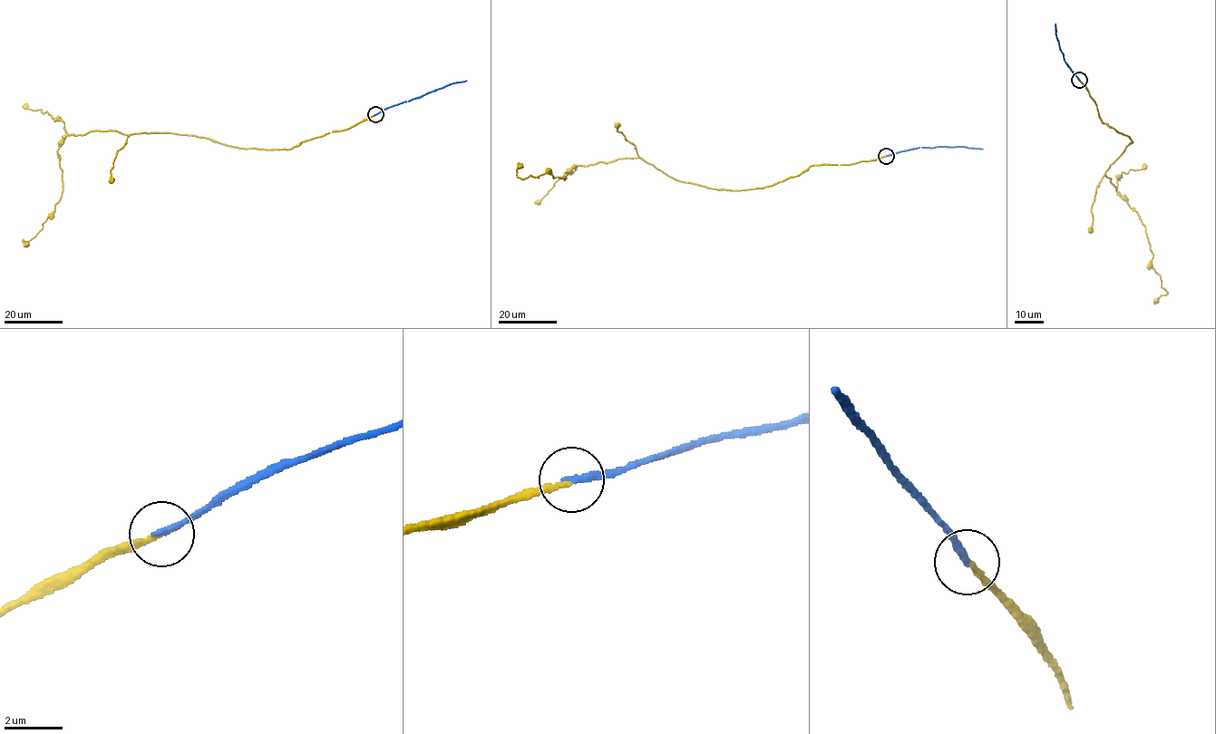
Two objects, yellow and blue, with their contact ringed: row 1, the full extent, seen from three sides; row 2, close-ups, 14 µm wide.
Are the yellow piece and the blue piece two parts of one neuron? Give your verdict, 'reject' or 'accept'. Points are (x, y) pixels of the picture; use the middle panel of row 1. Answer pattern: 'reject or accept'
accept

